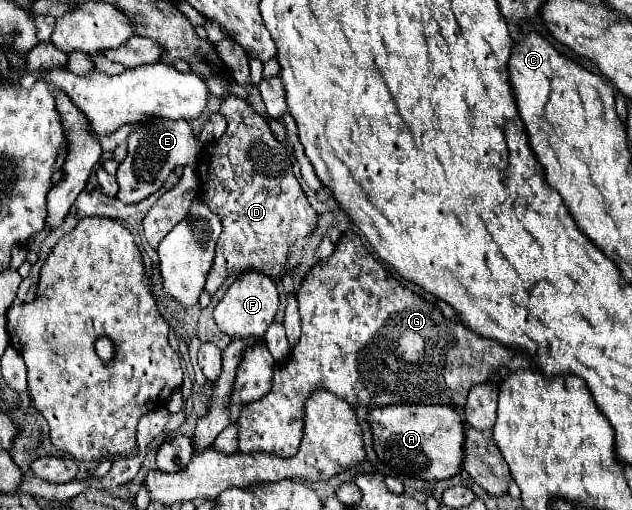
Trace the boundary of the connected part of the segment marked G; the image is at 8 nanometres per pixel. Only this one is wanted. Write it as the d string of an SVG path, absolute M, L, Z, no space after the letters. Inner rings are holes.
M349 230L341 236L341 242L337 244L333 256L325 262L319 262L315 264L307 276L303 278L303 284L301 288L297 290L297 302L299 302L299 316L301 316L301 340L299 344L291 350L289 354L289 360L287 364L281 368L277 366L275 368L275 376L273 376L273 388L271 392L257 400L257 402L251 402L243 408L239 420L237 420L237 426L239 426L239 452L267 452L267 454L275 454L275 456L281 456L281 458L289 458L289 456L295 456L297 454L297 448L299 448L299 442L303 438L303 406L305 406L305 400L309 398L309 394L315 390L315 388L327 388L329 392L333 392L335 396L347 400L351 406L355 404L363 404L365 408L375 408L375 406L383 406L383 404L447 404L447 406L459 406L463 408L465 406L465 400L467 400L467 394L471 390L471 386L475 384L481 384L481 382L487 382L491 372L497 368L497 366L531 366L531 358L525 356L525 352L521 350L513 350L509 352L507 346L499 344L497 340L487 340L475 332L471 332L467 326L463 326L461 322L453 322L453 320L447 320L441 310L433 304L433 302L427 302L423 296L411 292L409 288L401 286L369 252L367 248L363 246L361 238Z

